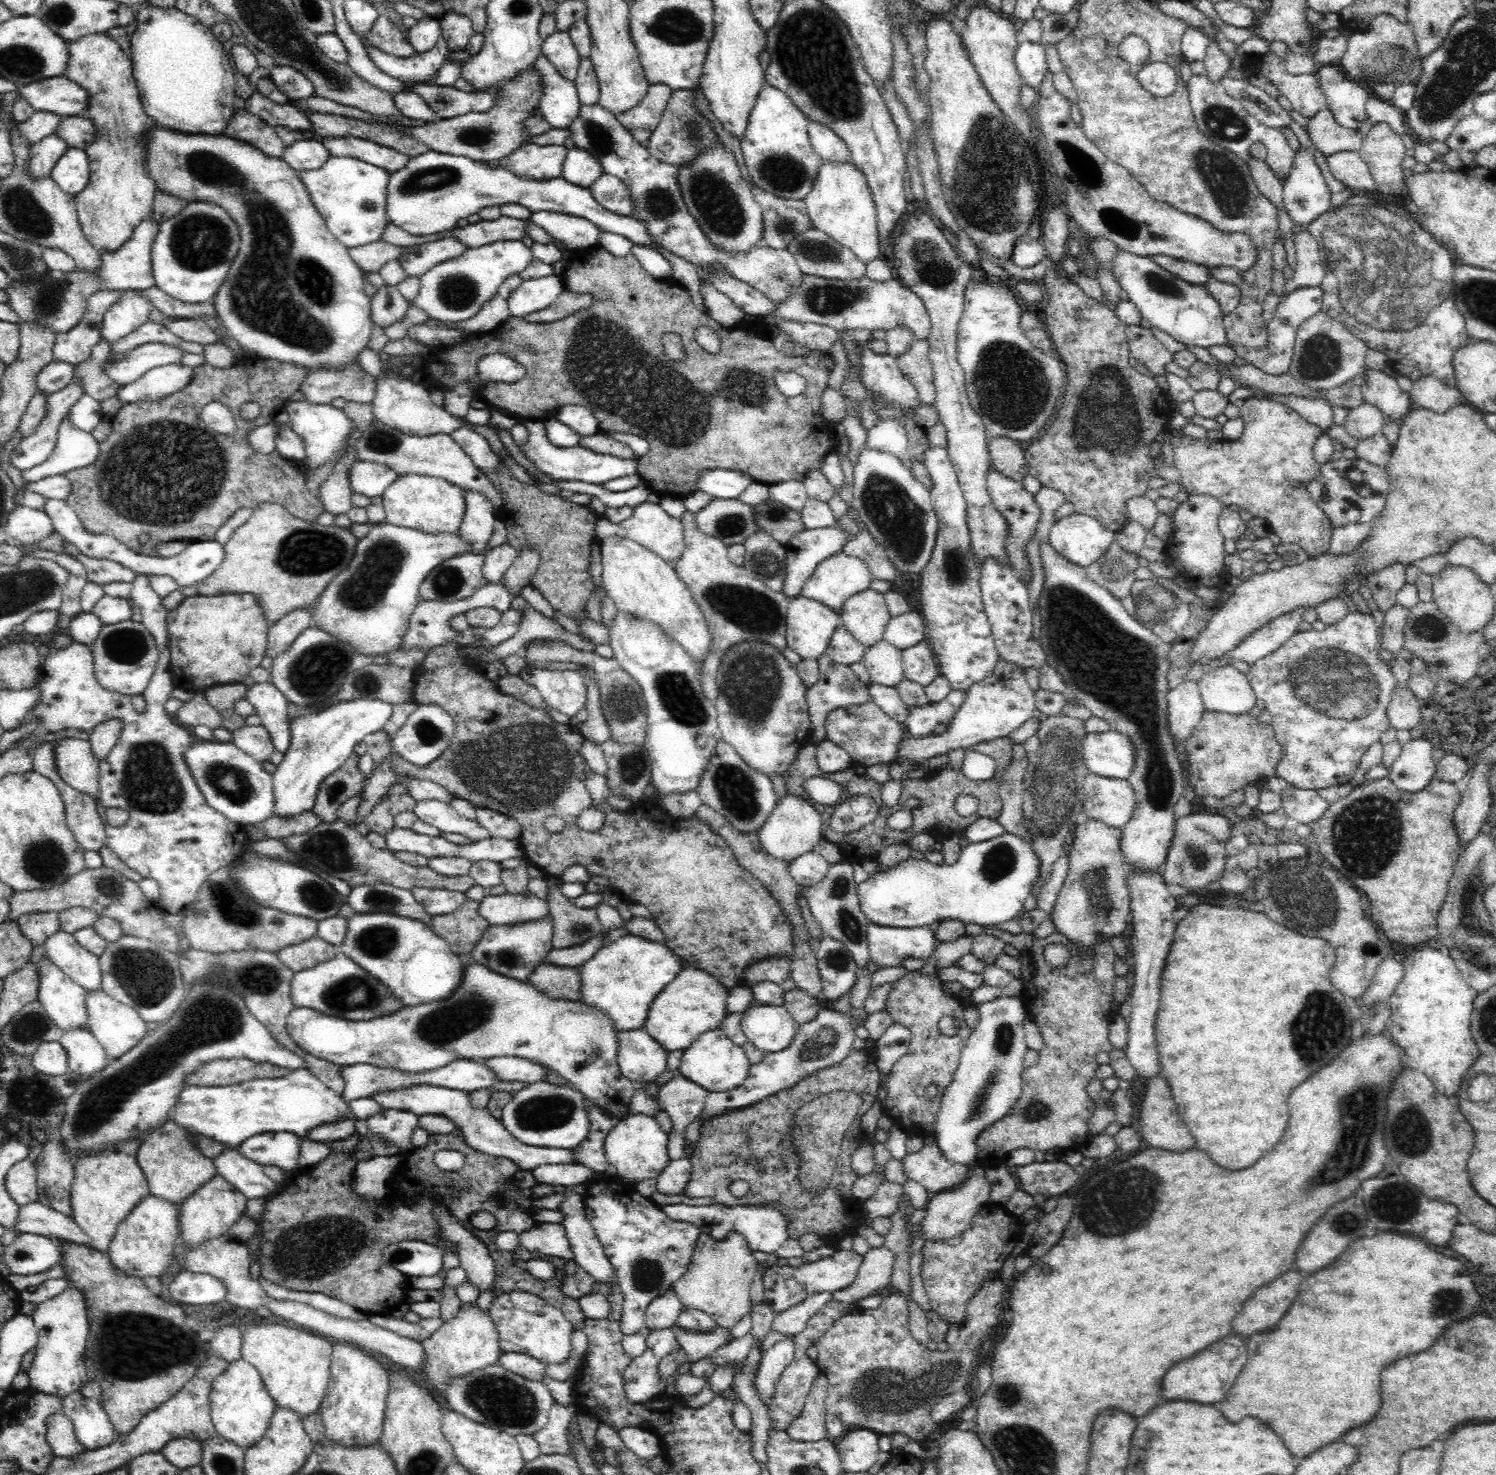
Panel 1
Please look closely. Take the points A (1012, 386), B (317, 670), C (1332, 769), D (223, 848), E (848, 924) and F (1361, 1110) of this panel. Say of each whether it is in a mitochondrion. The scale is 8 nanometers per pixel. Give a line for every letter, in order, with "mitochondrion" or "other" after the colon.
A: mitochondrion
B: mitochondrion
C: other
D: other
E: mitochondrion
F: mitochondrion

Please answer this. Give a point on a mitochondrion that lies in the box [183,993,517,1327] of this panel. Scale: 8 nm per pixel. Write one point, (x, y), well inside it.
(298, 1261)

